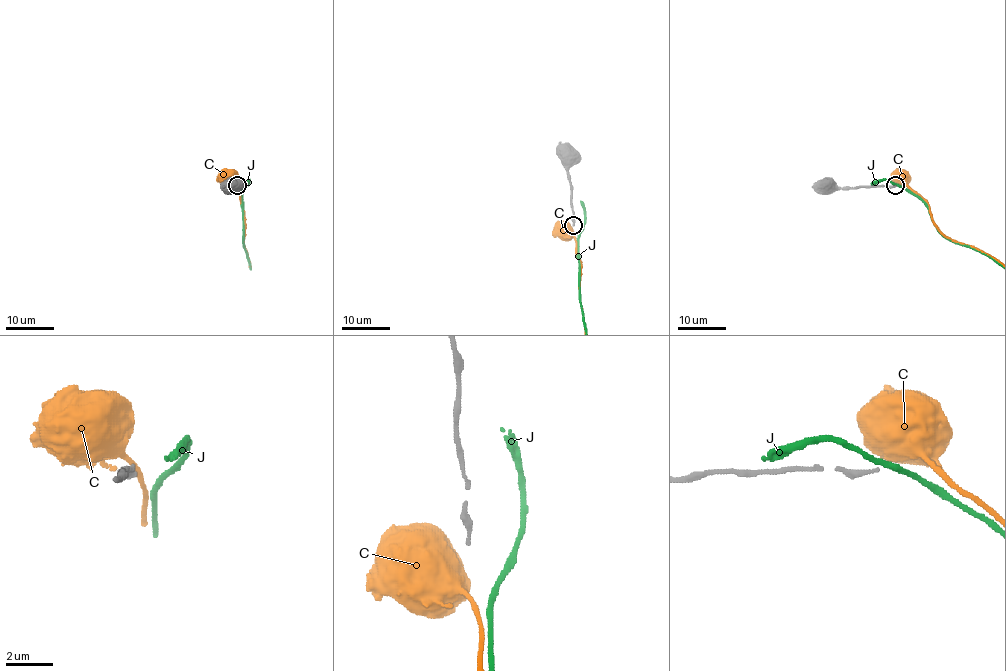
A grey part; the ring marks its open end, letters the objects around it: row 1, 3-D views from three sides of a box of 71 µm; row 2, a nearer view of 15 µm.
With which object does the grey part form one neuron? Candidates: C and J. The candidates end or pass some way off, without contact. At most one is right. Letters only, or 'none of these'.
none of these

